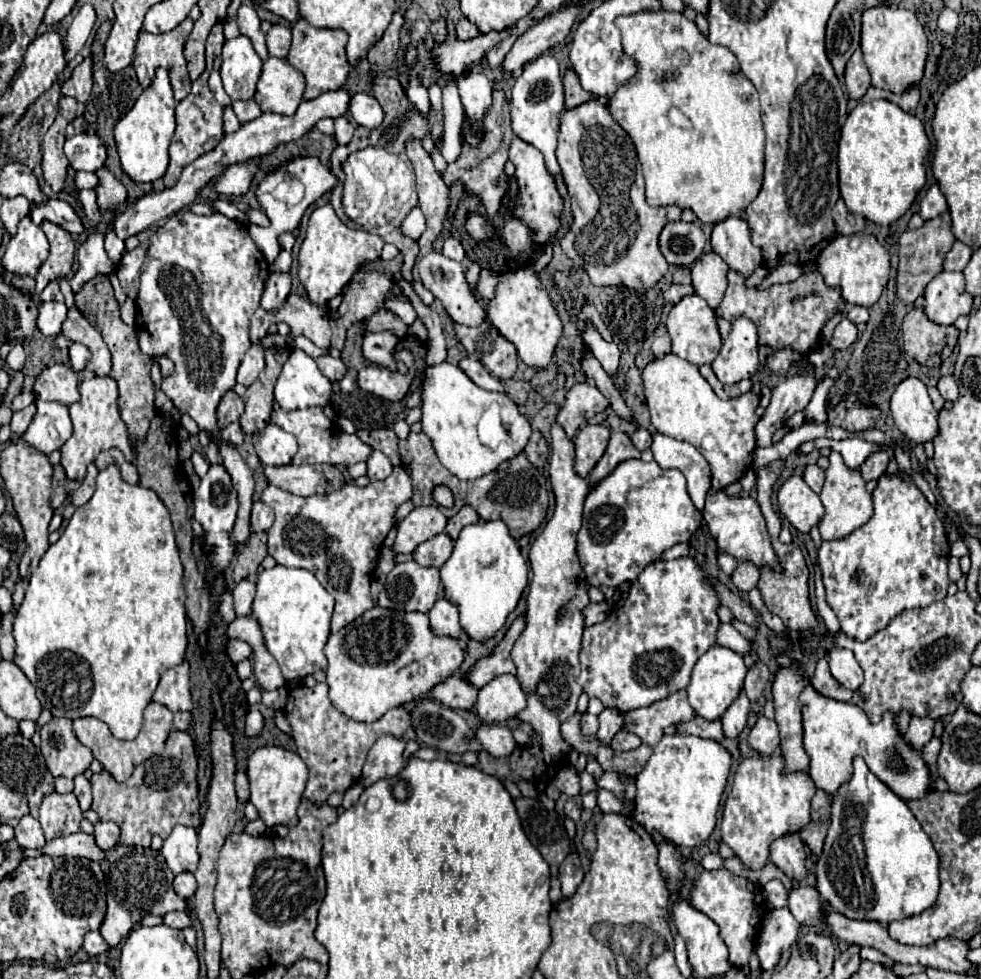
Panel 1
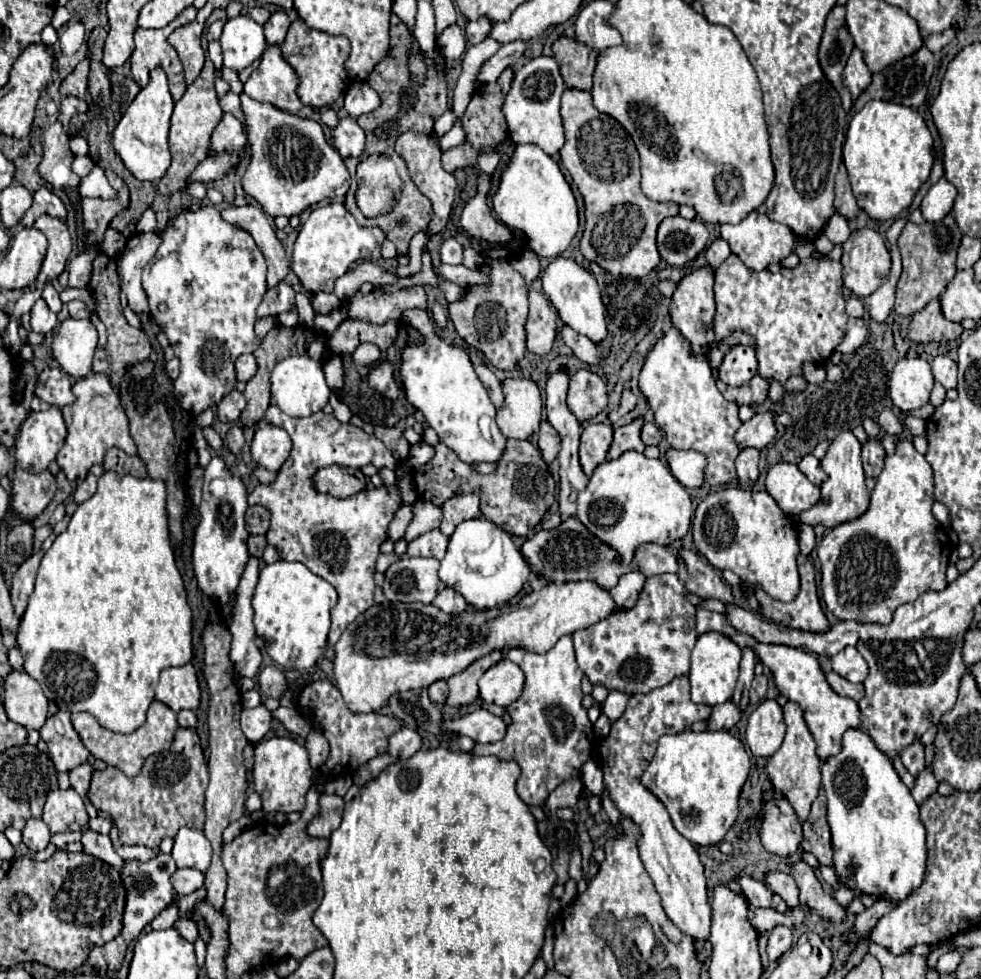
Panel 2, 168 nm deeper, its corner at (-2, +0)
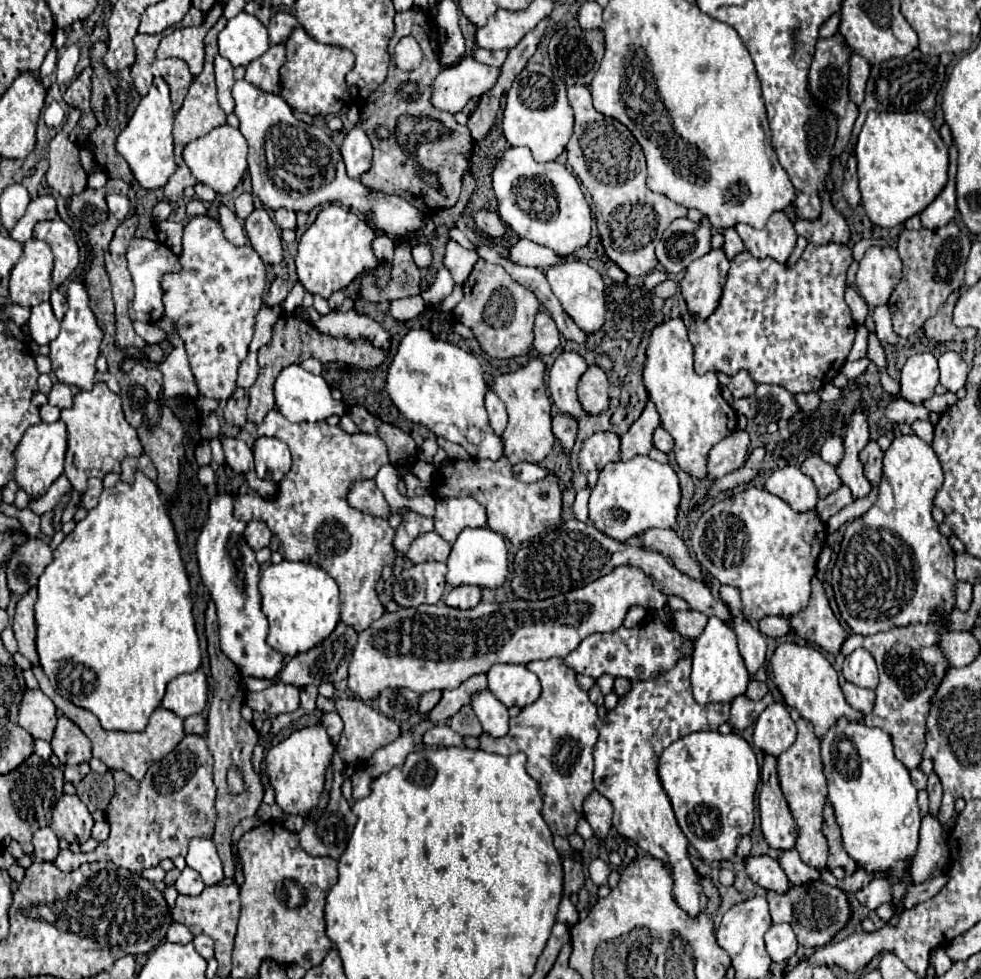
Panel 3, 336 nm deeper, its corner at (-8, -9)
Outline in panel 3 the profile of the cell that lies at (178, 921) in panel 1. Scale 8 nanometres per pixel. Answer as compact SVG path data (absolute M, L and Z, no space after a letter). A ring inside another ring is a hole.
M197 935L193 939L193 945L195 945L195 951L203 957L203 959L211 959L213 957L213 941L205 935Z

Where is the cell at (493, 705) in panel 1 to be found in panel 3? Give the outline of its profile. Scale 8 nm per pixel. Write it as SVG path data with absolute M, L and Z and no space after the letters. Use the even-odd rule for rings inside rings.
M493 665L487 673L489 691L505 707L525 707L537 701L541 683L525 665Z

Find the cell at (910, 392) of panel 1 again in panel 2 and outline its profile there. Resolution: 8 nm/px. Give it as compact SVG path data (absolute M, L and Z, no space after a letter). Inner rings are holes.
M913 356L895 364L889 380L889 396L899 410L913 410L927 404L931 388L931 364L925 358Z

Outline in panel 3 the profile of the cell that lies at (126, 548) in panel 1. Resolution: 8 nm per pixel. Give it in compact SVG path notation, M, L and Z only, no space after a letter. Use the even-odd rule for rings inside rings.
M141 471L135 475L135 483L127 485L119 481L111 489L103 489L99 497L99 505L89 511L89 515L77 523L77 527L63 539L63 543L53 551L53 561L45 567L45 571L39 577L39 599L35 603L35 623L37 623L37 655L39 663L49 677L55 691L71 701L77 707L83 707L91 711L105 731L127 731L127 733L139 733L147 727L151 713L155 707L161 705L161 699L165 695L165 687L171 679L183 673L193 673L201 665L201 649L199 639L195 631L195 619L193 619L193 599L191 599L191 587L185 573L185 565L181 561L175 529L169 519L169 511L165 501L159 495L159 489L155 481L147 479Z

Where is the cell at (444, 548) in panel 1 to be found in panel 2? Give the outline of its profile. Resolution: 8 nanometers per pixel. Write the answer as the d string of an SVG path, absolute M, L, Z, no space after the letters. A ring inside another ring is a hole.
M439 528L425 532L423 536L417 536L415 540L407 542L407 556L433 556L441 560L445 556L449 538L441 534Z

